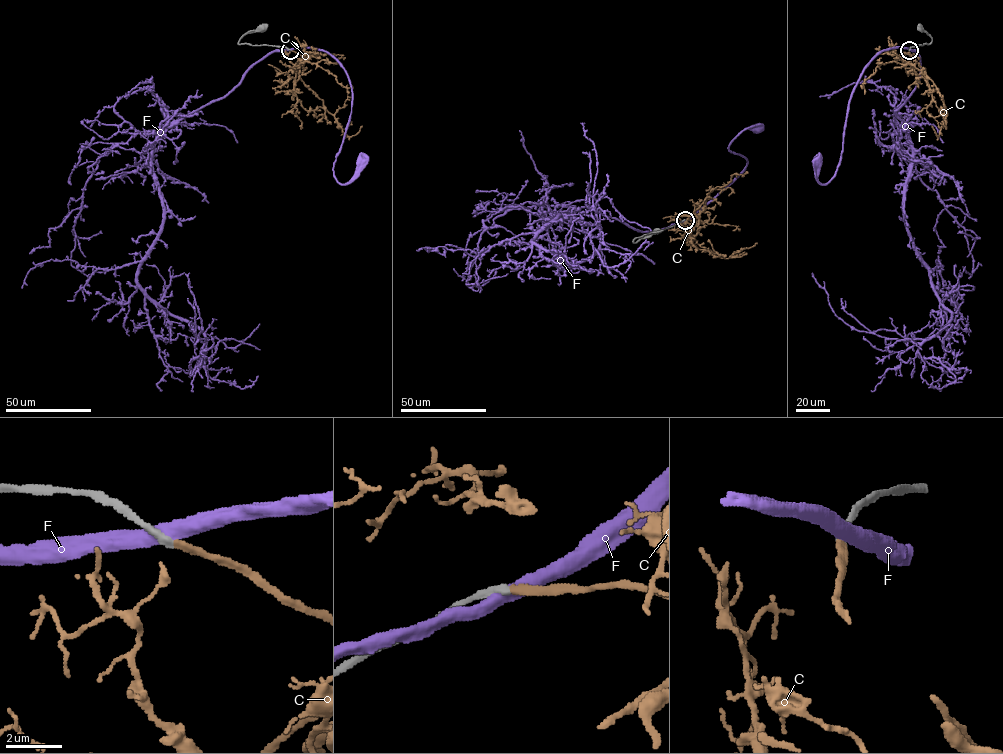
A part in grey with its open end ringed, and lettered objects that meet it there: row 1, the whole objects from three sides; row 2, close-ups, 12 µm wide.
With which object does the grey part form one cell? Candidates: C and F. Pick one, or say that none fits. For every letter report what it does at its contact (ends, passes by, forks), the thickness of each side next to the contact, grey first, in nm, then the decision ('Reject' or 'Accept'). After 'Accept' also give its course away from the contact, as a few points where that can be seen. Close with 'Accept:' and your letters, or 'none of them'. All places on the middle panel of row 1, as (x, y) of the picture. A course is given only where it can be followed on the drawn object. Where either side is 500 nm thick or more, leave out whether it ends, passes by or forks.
C: It ends there. Thickness 280 nm (grey) against 240 nm. Accept. Its course: (685, 220), (697, 222), (689, 232), (695, 241), (722, 258), (727, 258), (757, 243)
F: It passes by. Thickness 320 nm (grey) against 480 nm. Reject
Accept: C

